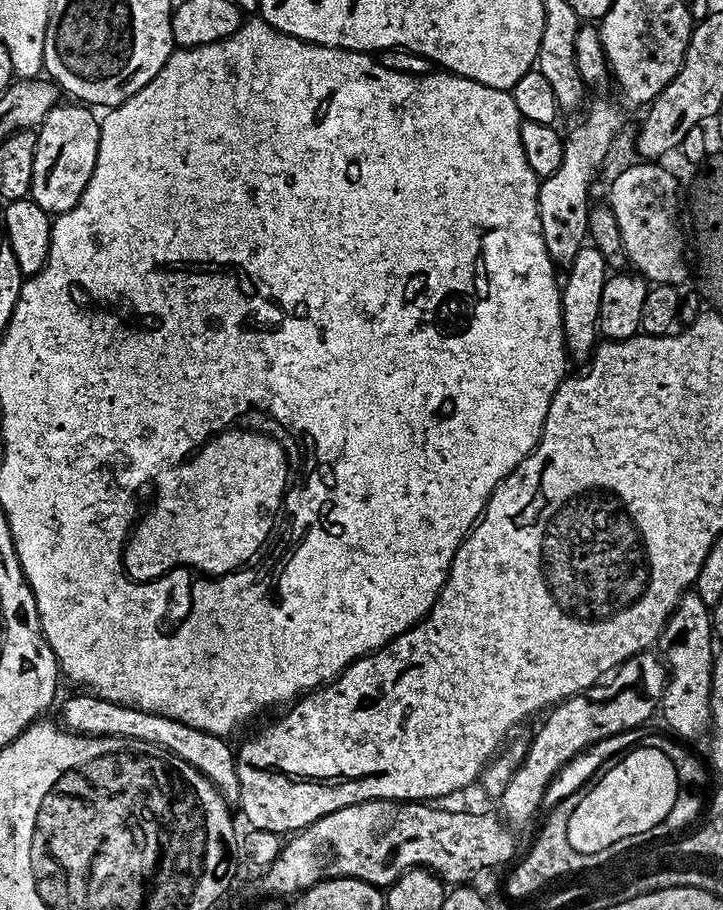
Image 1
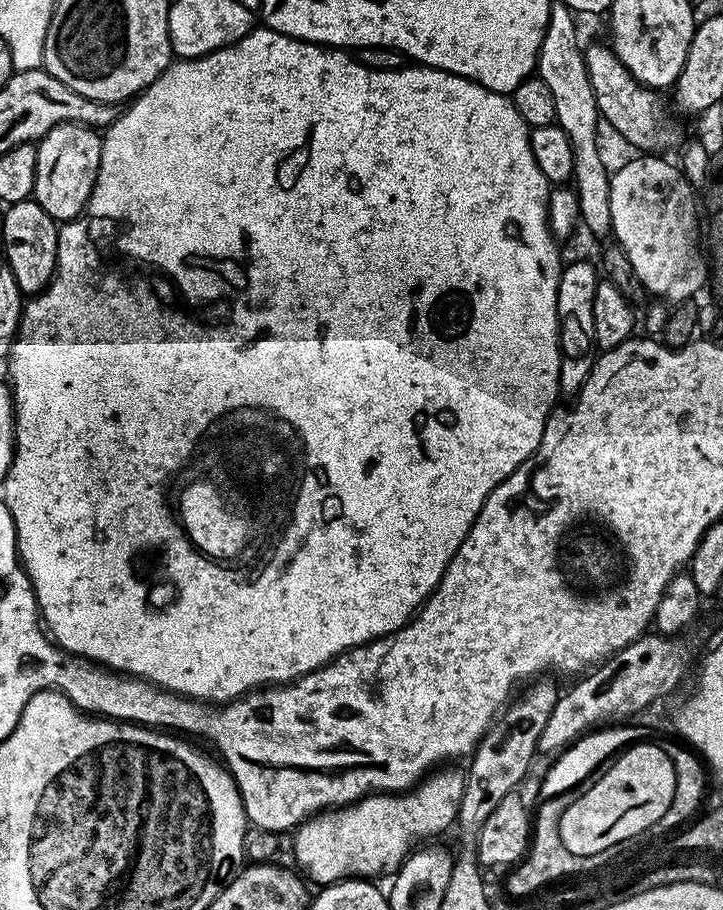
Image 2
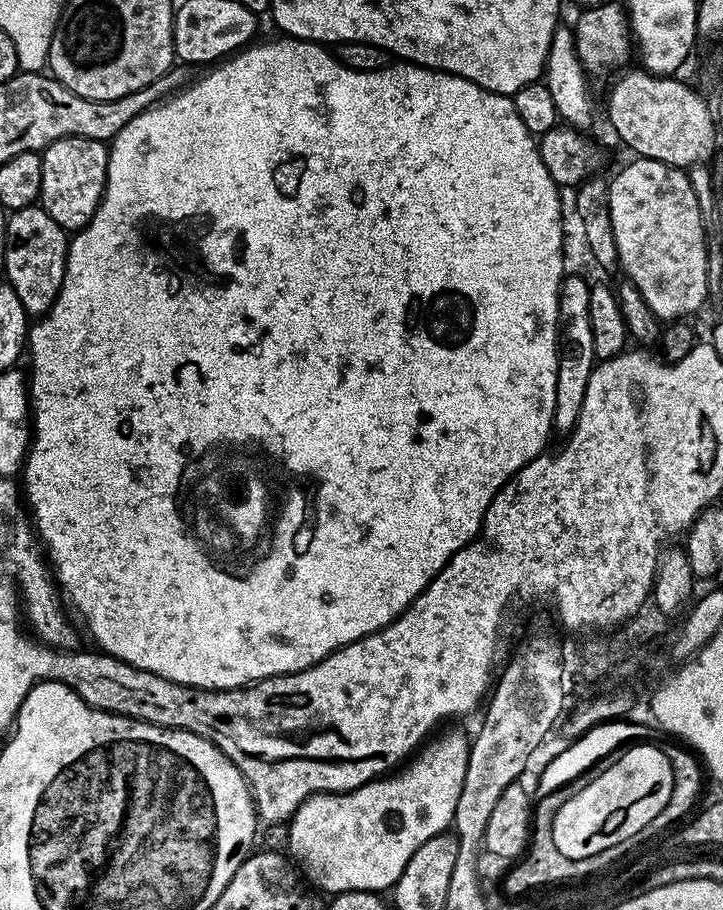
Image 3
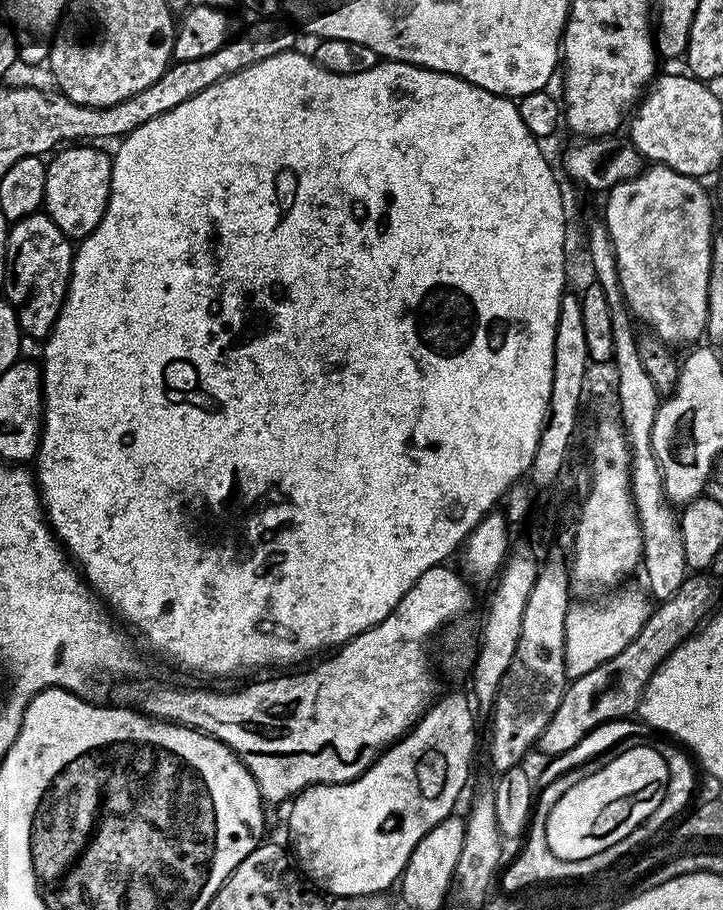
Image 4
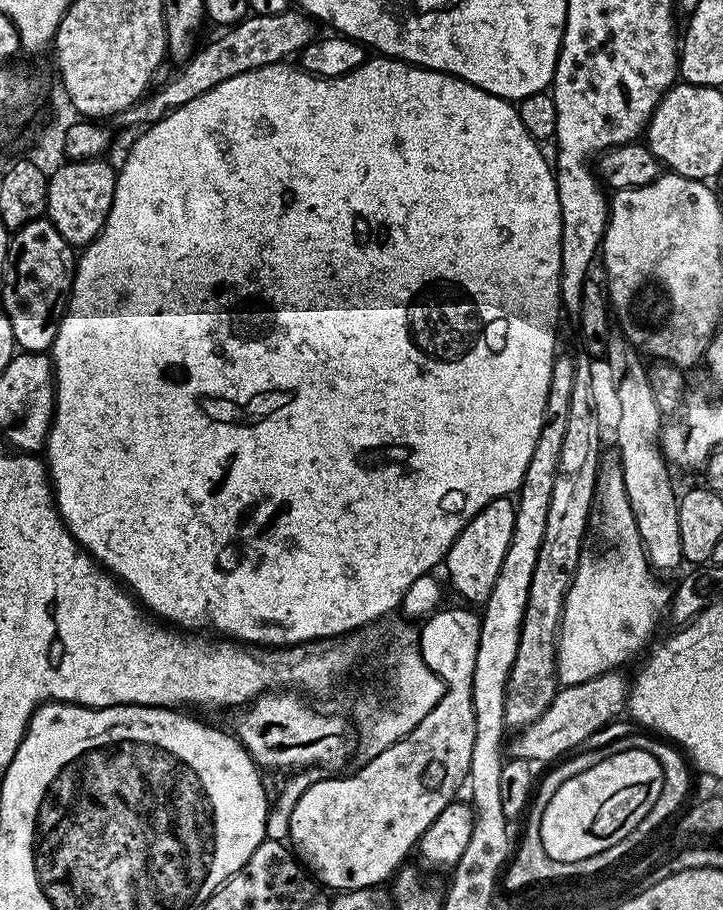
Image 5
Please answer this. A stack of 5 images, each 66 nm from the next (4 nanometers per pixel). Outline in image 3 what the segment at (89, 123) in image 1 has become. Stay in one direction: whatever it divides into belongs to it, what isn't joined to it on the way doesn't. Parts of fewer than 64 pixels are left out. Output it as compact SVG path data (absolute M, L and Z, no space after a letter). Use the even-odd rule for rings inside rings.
M67 136L61 140L55 140L49 148L44 149L40 161L42 162L42 186L40 187L39 207L46 210L46 214L50 214L50 218L54 218L54 222L58 222L58 226L62 226L66 230L79 230L85 228L90 222L90 218L96 212L96 207L100 204L100 199L104 197L104 183L108 177L108 150L109 145L103 140L91 140L90 138L78 138L77 136Z

